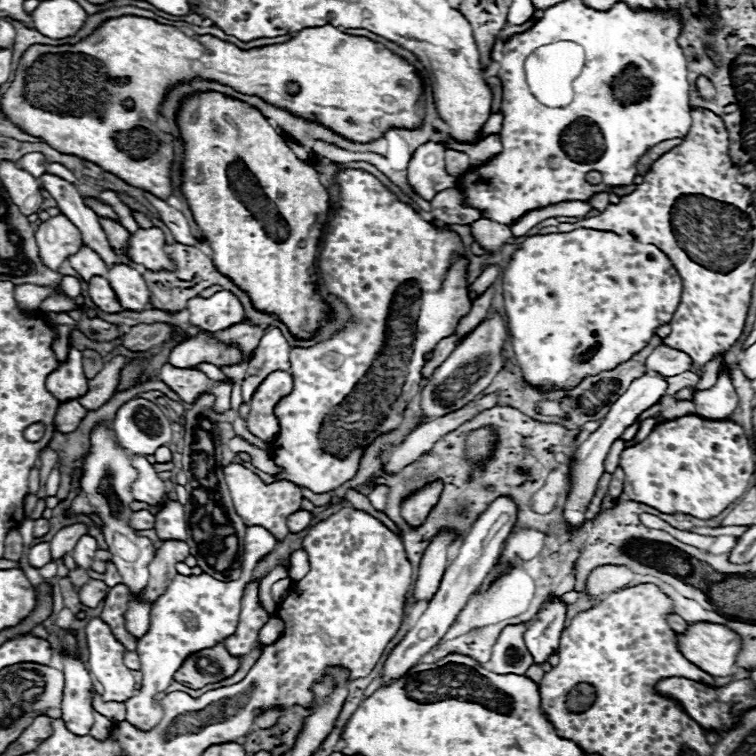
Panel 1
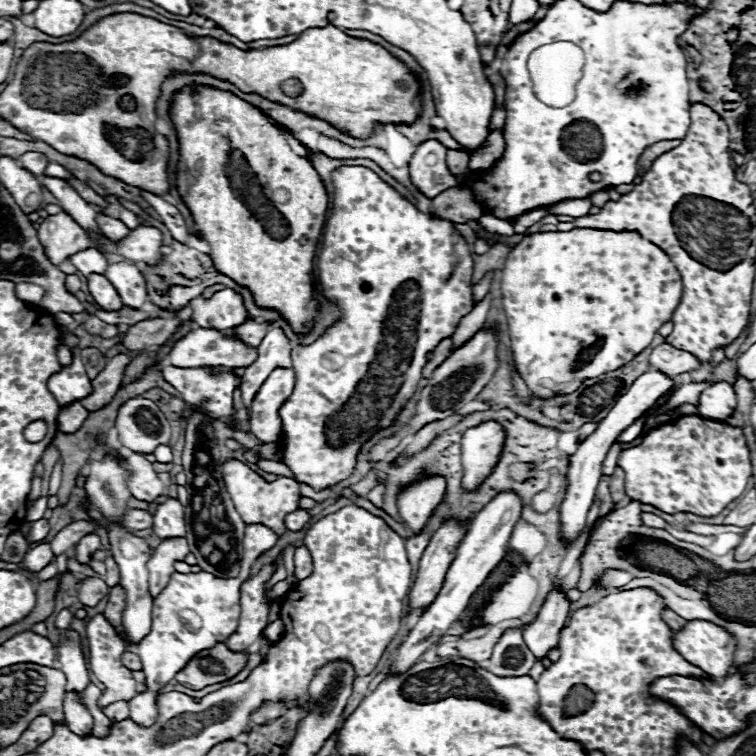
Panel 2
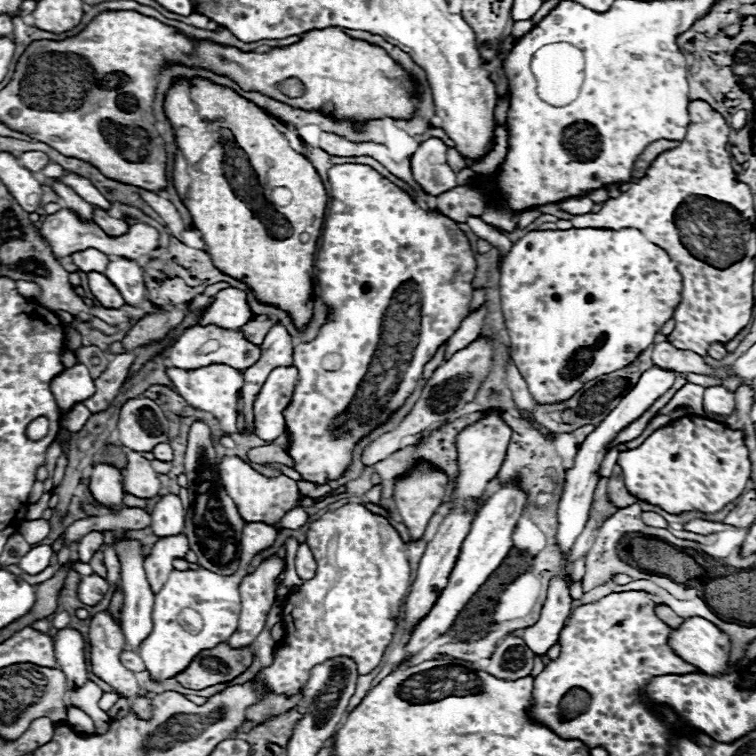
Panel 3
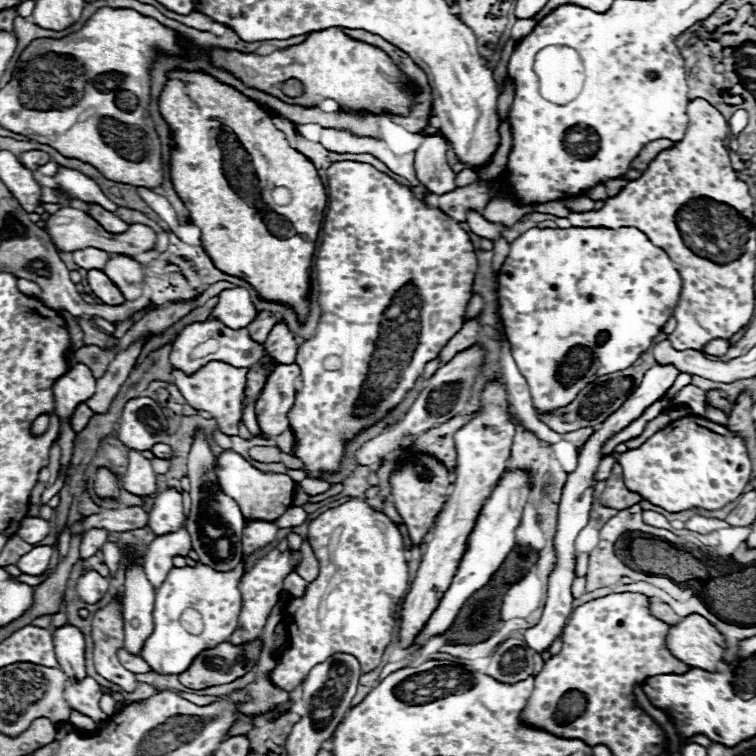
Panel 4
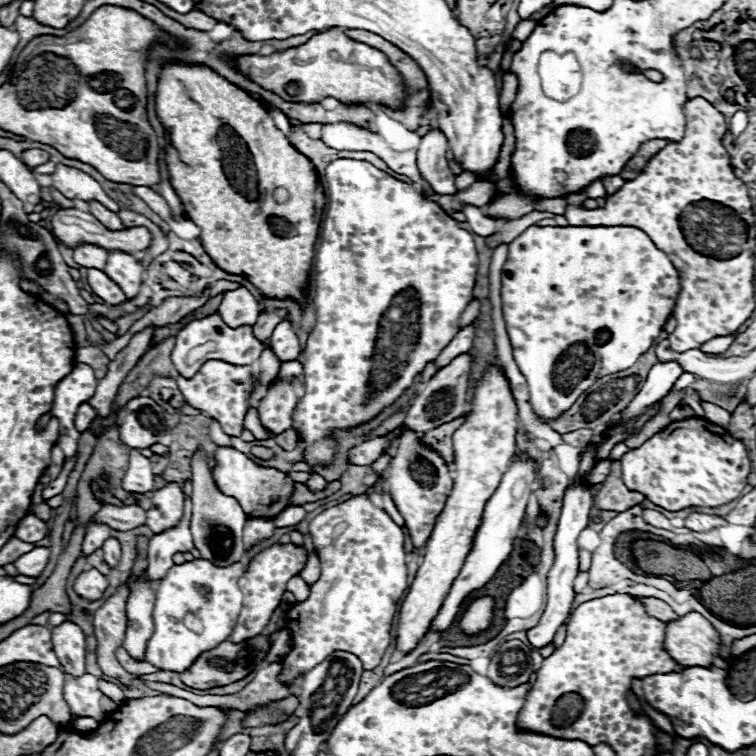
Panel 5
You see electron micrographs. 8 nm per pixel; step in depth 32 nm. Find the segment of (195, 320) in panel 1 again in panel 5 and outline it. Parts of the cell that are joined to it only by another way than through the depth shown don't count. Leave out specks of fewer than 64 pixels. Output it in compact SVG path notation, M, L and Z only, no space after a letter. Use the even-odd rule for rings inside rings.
M246 288L226 290L216 312L222 316L222 320L226 320L226 324L230 324L230 328L254 324L260 316L258 302Z

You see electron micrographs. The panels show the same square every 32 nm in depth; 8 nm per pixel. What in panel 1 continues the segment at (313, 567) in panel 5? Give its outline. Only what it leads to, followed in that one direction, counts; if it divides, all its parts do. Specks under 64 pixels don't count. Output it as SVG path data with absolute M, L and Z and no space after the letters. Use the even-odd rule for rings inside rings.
M296 550L292 552L290 556L290 568L288 568L288 576L292 580L300 580L306 576L306 572L310 570L310 564L308 564L308 556L304 550Z

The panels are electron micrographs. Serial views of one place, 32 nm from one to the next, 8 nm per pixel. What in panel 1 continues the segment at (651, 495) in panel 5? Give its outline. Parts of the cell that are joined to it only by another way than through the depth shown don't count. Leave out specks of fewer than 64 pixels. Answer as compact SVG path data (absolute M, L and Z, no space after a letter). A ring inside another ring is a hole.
M686 414L674 420L664 420L654 426L650 436L636 446L622 452L620 468L624 470L624 494L656 508L662 514L688 514L700 520L710 520L726 510L736 498L740 498L754 474L754 454L748 446L746 432L732 420L702 420L700 416Z

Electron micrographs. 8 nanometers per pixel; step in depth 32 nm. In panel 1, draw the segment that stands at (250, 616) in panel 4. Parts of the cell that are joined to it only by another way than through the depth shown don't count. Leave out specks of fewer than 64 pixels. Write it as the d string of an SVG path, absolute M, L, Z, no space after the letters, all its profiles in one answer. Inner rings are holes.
M254 580L248 584L248 588L244 592L238 628L222 644L226 646L226 650L232 656L244 658L246 654L250 654L252 646L258 642L258 630L264 626L266 620L268 620L268 614L264 612L264 608L258 602L258 582Z

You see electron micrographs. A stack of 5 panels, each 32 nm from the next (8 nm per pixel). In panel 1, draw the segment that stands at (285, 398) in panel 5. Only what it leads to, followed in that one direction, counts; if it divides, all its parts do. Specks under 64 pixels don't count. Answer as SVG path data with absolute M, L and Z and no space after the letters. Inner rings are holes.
M276 370L256 388L250 400L250 412L246 416L246 428L262 438L264 442L272 442L278 434L278 420L274 416L274 406L282 396L292 390L292 374L284 370Z

